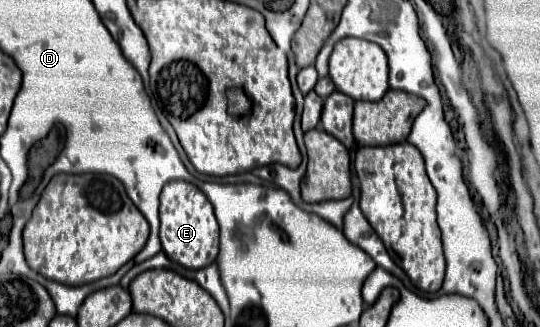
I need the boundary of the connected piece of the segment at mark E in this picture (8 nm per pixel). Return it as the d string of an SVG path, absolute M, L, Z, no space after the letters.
M183 180L167 182L161 190L159 216L161 216L161 246L169 260L193 270L215 262L219 252L219 226L211 202L195 184Z

